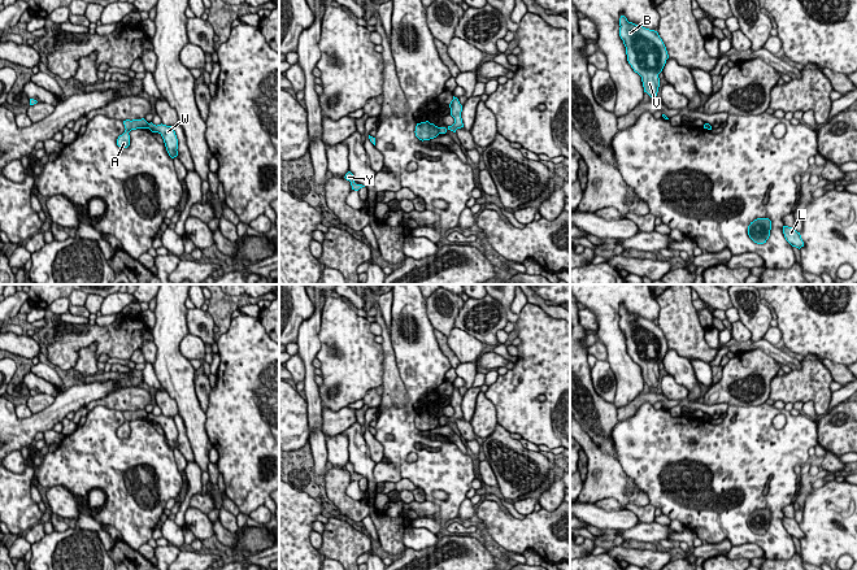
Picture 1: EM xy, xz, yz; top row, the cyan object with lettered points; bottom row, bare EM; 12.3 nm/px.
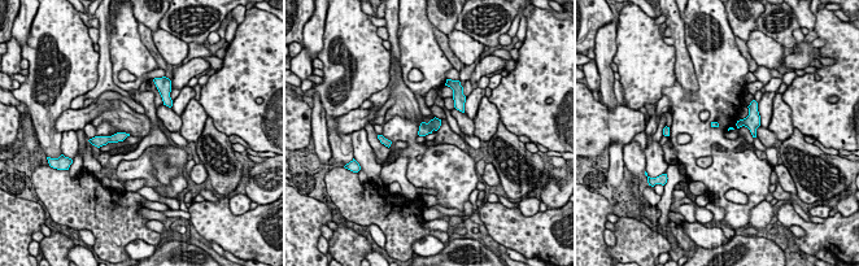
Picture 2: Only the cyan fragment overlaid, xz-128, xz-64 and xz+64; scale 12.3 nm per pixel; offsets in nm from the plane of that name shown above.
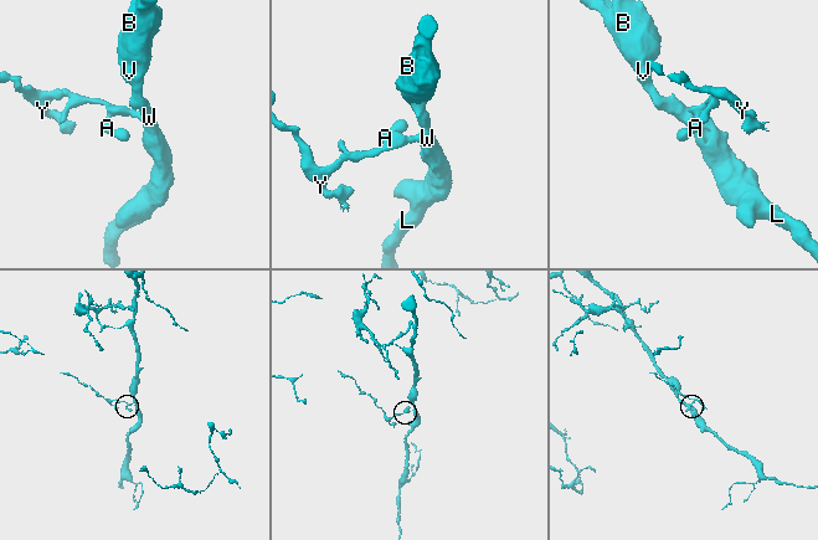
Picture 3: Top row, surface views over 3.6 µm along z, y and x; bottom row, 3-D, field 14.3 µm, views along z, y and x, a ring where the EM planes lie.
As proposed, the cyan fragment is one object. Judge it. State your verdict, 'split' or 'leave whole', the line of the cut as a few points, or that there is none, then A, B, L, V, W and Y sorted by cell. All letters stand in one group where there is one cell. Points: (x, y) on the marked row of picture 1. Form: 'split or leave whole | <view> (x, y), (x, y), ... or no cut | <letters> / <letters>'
split | xy (149, 123), (147, 127) | A Y / B L V W

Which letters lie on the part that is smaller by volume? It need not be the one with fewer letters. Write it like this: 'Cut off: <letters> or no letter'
Cut off: A, Y

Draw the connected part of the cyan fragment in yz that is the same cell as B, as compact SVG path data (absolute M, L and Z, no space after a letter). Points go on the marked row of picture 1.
M621 16L619 26L628 64L641 77L644 92L651 97L657 96L658 74L669 58L662 39L657 31L628 22L625 16Z

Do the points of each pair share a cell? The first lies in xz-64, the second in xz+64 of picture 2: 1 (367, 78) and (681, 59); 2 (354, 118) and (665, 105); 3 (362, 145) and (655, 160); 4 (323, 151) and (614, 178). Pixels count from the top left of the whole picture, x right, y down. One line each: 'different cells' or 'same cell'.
1: different cells
2: different cells
3: same cell
4: same cell

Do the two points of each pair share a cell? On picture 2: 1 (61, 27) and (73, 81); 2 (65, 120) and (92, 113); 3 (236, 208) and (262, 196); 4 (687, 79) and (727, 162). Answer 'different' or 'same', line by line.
1: same
2: same
3: different
4: different

